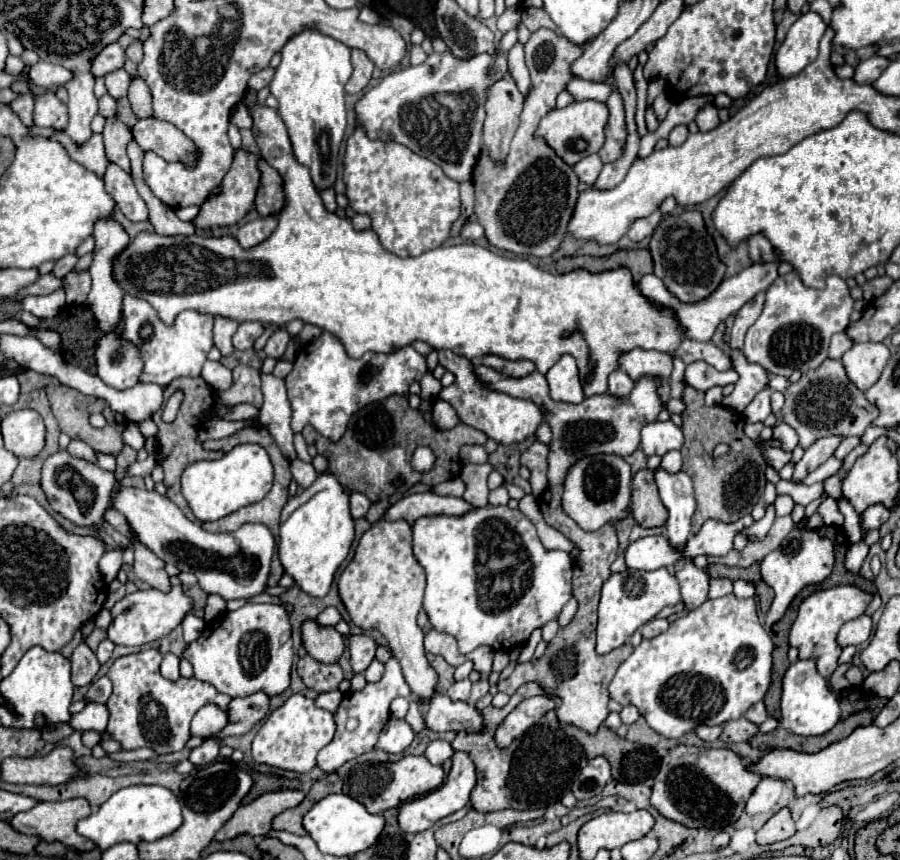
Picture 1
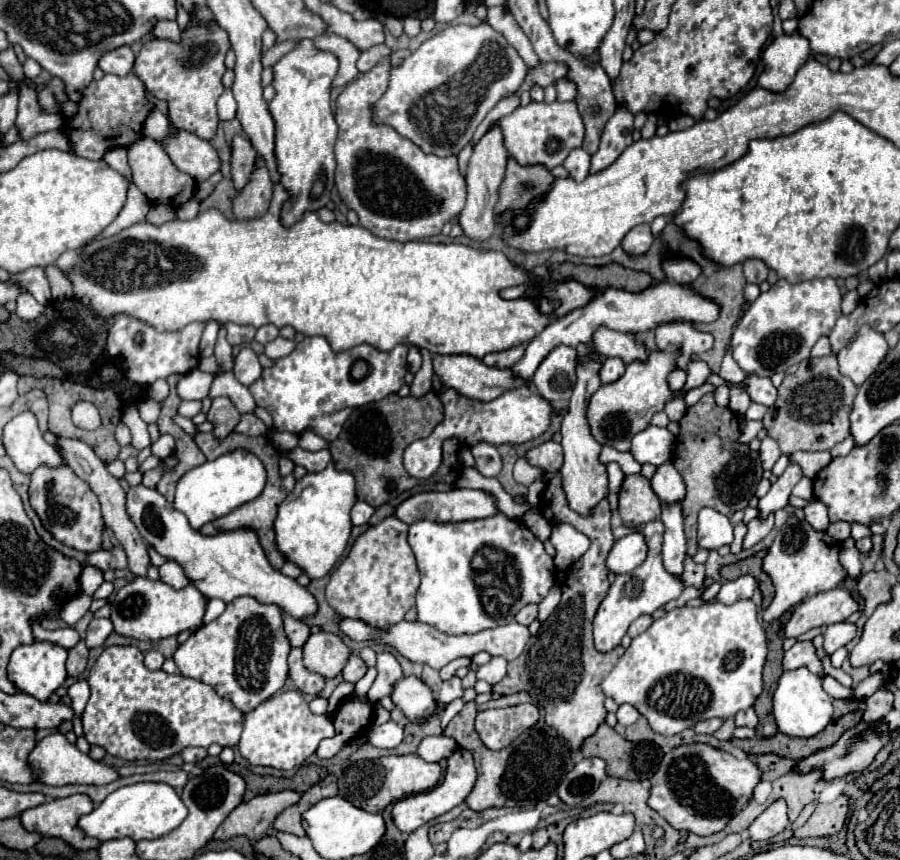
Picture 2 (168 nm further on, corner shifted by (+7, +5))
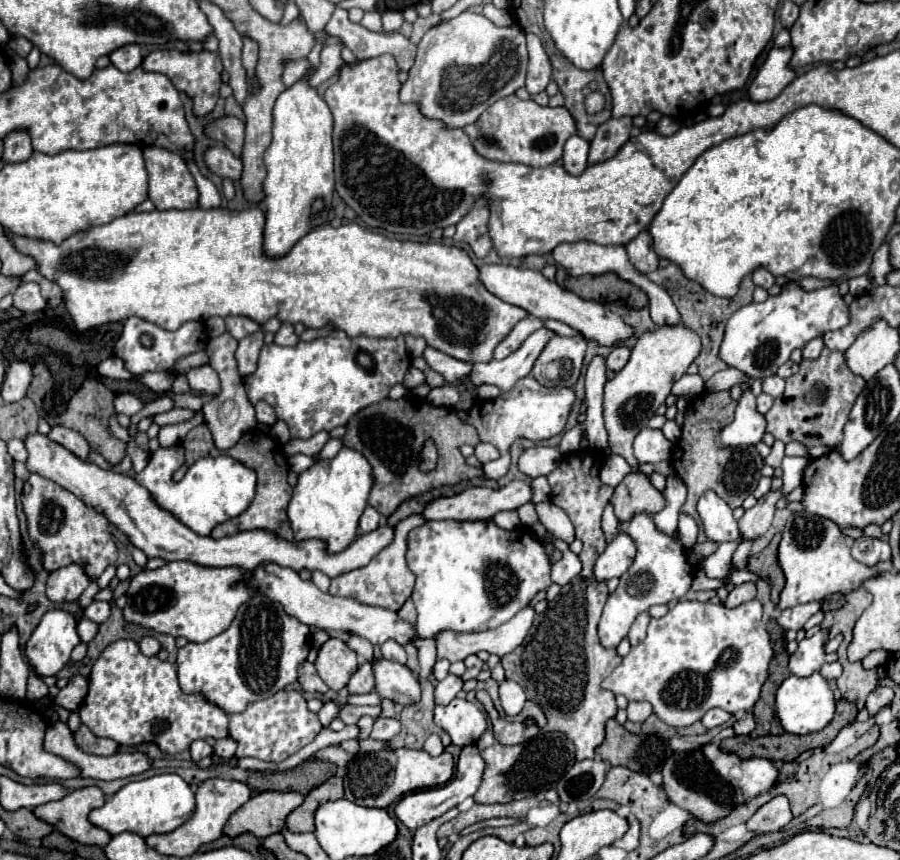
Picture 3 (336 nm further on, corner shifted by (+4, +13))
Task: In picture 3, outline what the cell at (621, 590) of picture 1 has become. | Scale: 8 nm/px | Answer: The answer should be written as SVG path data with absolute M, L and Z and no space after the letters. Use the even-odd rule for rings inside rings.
M649 513L635 515L627 525L627 535L637 545L637 555L633 565L621 575L619 587L609 595L601 621L599 621L599 639L603 647L617 647L621 639L627 635L635 617L647 611L655 603L669 603L673 599L681 599L693 581L693 567L687 563L687 551L675 543L669 535L659 531Z

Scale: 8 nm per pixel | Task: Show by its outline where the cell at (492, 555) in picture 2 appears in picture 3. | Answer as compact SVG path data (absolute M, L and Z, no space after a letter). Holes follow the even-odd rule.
M491 519L427 521L421 527L411 529L407 565L417 577L411 599L417 607L415 627L419 637L433 637L441 629L467 633L499 627L505 621L509 621L517 611L521 611L539 591L547 591L551 585L549 579L551 563L543 543L535 539L531 531L527 531L527 543L525 543L525 531L521 527L505 531Z

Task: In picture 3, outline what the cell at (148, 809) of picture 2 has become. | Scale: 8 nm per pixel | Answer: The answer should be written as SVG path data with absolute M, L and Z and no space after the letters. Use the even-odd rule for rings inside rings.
M175 773L153 775L143 781L131 781L121 787L111 799L105 801L103 807L97 807L89 813L89 821L111 835L133 831L141 837L149 837L153 833L167 833L185 823L195 811L195 795L191 787Z

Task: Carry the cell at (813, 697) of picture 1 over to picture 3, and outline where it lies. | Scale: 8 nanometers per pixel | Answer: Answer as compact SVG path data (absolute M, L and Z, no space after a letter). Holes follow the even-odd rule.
M815 671L809 677L787 677L781 687L777 689L777 715L781 719L781 725L785 731L795 735L807 735L813 731L821 731L835 715L835 697L829 689L827 681L821 677L819 671Z

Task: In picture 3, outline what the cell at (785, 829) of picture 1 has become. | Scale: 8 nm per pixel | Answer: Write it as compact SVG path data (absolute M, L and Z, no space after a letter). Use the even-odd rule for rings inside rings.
M777 795L757 809L757 813L747 821L747 829L753 833L771 833L783 829L791 819L789 799L785 795Z

